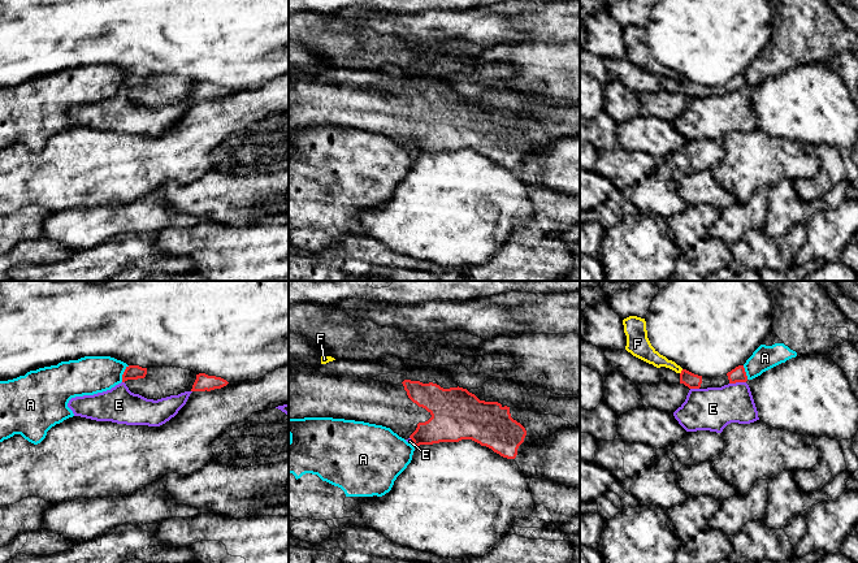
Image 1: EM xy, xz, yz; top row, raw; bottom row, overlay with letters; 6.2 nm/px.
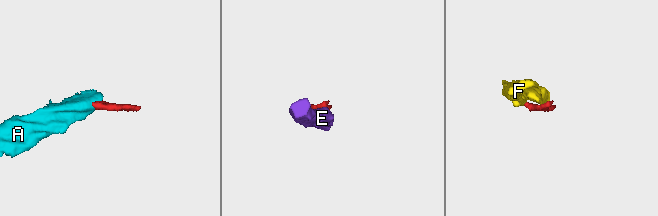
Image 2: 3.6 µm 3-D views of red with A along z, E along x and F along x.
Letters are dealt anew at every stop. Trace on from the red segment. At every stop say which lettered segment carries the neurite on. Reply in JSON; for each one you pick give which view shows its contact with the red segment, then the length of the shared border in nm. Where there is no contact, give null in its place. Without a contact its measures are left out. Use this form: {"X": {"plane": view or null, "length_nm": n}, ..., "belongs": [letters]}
{"belongs": []}

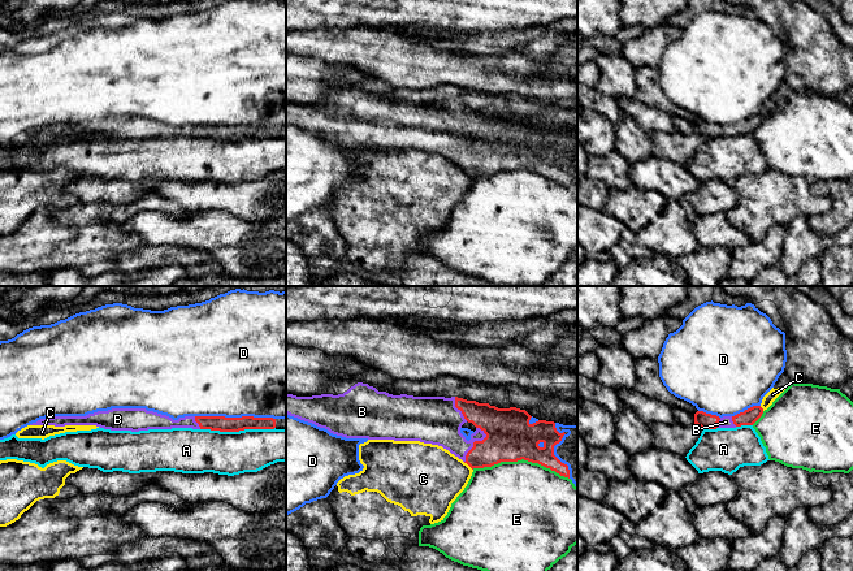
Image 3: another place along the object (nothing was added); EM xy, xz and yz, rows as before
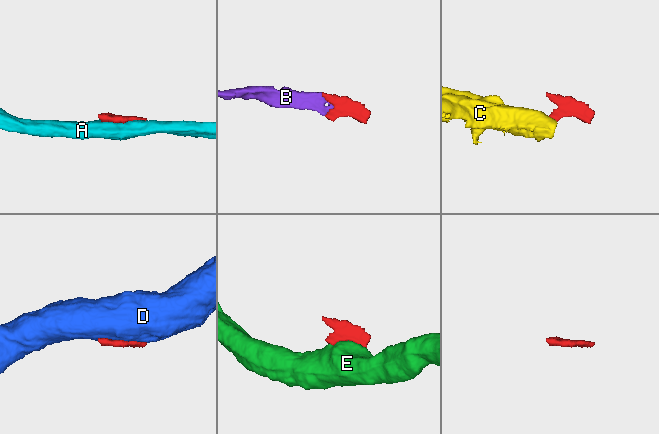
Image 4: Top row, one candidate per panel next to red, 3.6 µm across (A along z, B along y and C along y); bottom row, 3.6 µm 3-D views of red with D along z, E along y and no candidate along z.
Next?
{"B": {"plane": "xz", "length_nm": 240}, "belongs": ["B"]}

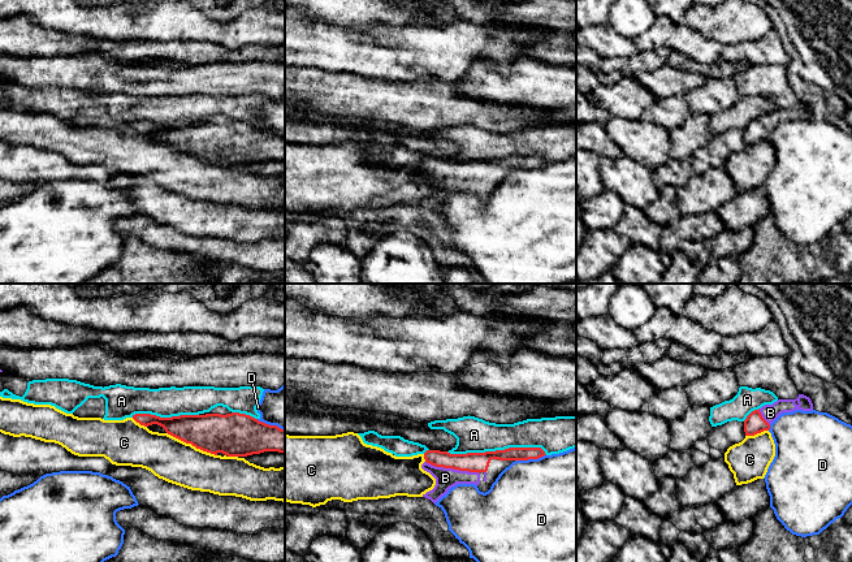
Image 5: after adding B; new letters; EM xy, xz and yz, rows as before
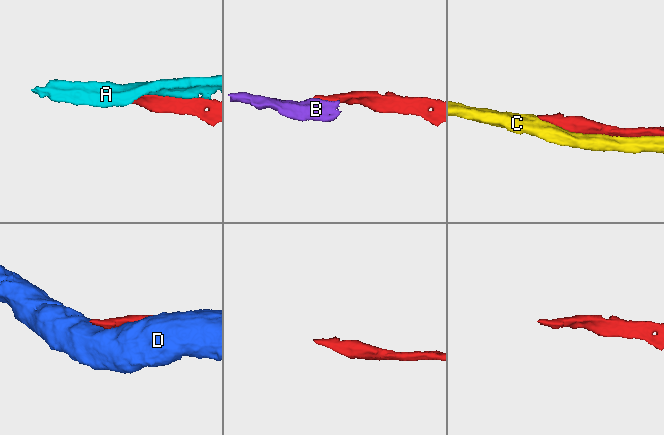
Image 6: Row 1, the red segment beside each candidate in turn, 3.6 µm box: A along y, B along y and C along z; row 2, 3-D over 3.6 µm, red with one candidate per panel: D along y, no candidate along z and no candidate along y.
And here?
{"B": {"plane": "xz", "length_nm": 340}, "belongs": ["B"]}

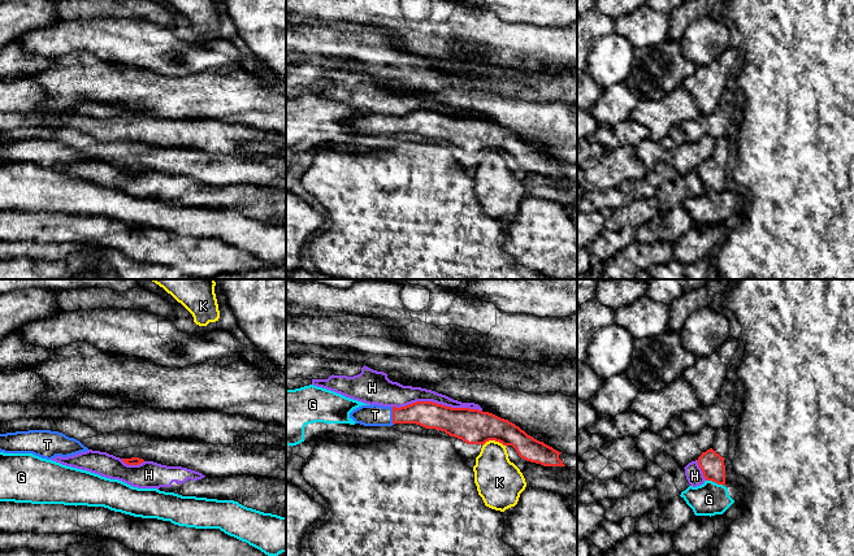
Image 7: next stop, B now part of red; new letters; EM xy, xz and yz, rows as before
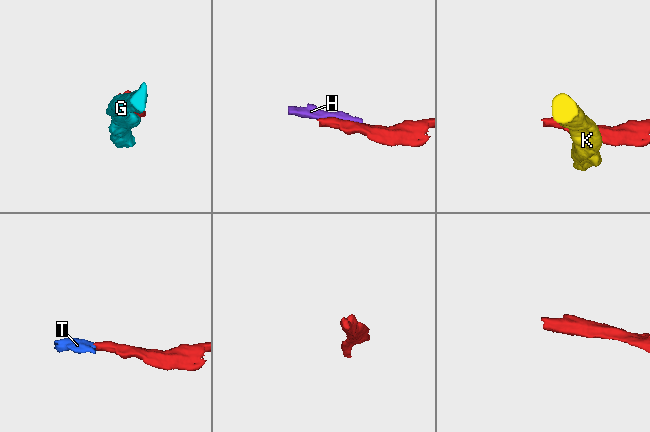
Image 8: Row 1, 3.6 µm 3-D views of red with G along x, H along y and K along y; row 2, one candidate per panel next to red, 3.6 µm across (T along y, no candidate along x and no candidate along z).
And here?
{"T": {"plane": "xz", "length_nm": 110}, "belongs": ["T"]}

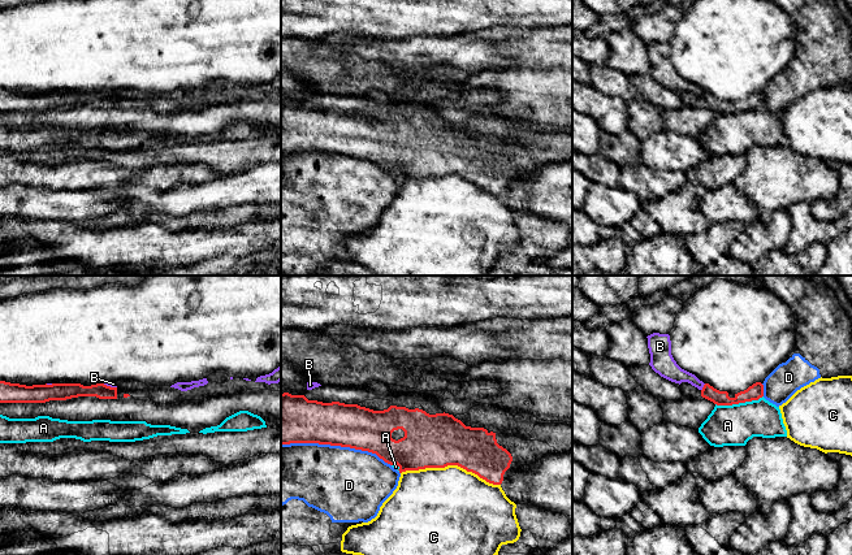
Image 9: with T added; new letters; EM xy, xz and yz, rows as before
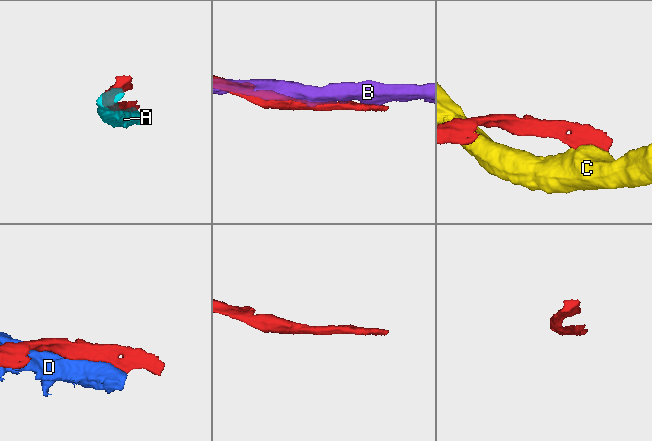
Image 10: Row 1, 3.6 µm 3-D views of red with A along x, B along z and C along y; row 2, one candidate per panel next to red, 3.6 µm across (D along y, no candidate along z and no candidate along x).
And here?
{"belongs": []}

